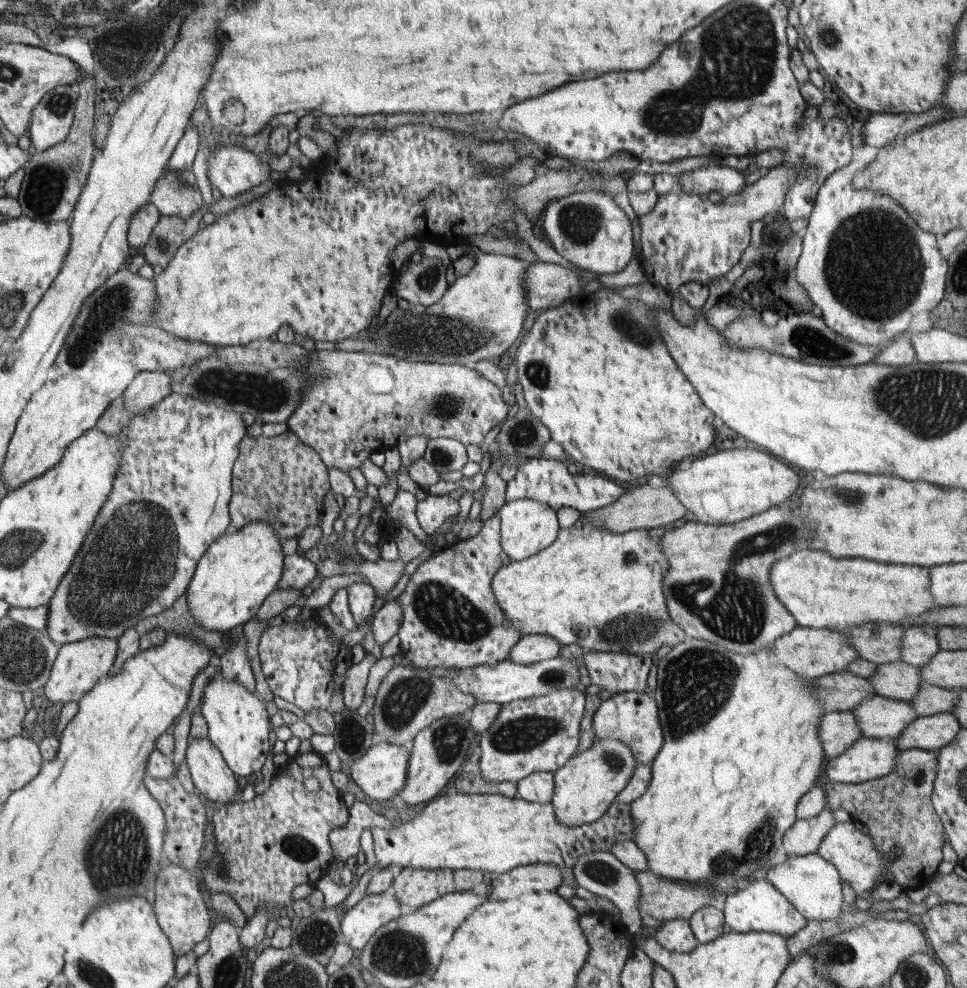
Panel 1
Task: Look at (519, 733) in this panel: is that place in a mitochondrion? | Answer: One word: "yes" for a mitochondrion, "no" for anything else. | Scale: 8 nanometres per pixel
yes

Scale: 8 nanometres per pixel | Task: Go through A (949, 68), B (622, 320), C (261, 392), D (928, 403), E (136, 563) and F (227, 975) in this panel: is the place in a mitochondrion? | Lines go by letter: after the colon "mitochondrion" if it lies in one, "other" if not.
A: other
B: mitochondrion
C: mitochondrion
D: mitochondrion
E: mitochondrion
F: mitochondrion

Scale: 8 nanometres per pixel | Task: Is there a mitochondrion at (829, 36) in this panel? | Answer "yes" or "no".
yes

